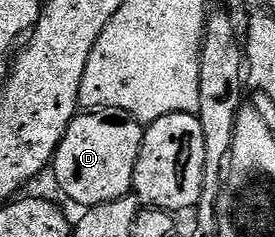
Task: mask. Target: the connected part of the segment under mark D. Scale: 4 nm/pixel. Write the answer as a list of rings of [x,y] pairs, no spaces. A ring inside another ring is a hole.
[[[118,109],[85,111],[74,117],[51,162],[57,185],[80,207],[111,203],[133,193],[135,163],[145,138],[142,122]]]

